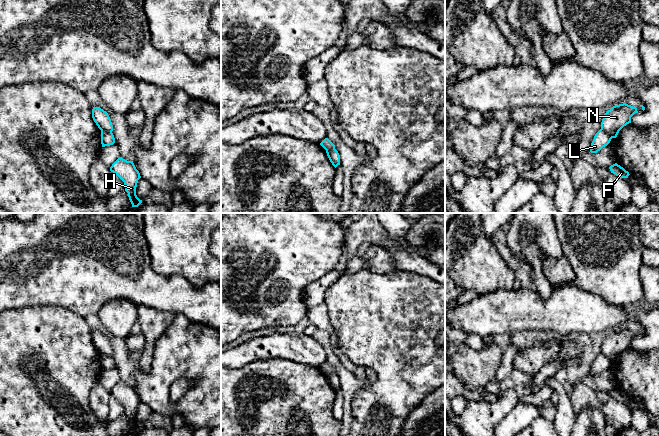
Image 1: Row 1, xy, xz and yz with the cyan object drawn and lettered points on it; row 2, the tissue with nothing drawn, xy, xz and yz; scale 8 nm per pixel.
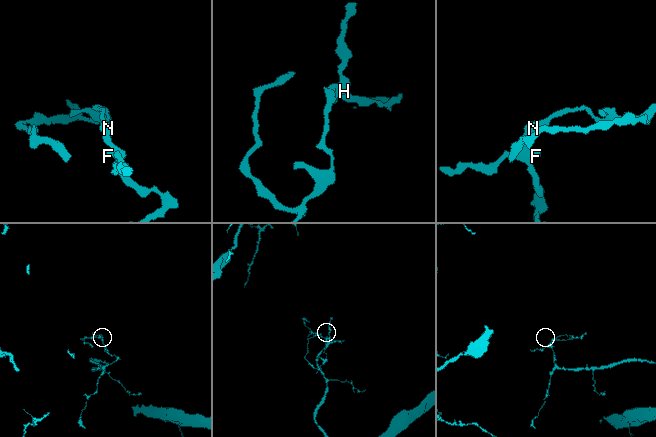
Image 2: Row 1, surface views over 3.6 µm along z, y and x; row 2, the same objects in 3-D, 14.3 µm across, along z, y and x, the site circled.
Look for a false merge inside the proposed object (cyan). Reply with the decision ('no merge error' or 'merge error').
merge error

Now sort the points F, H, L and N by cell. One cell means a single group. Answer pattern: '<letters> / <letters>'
F H L / N

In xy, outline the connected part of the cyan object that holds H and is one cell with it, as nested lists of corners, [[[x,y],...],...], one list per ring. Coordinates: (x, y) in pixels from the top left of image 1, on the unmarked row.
[[[119,381],[110,391],[110,395],[115,397],[124,406],[125,415],[128,417],[132,431],[138,431],[142,424],[136,419],[136,411],[141,400],[133,385],[127,385]]]

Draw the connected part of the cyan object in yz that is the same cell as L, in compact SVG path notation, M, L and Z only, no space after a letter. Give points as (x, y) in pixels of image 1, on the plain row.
M600 353L594 360L594 363L590 370L590 376L597 377L603 371L607 370L610 367L611 363L612 362L608 359L606 355Z

